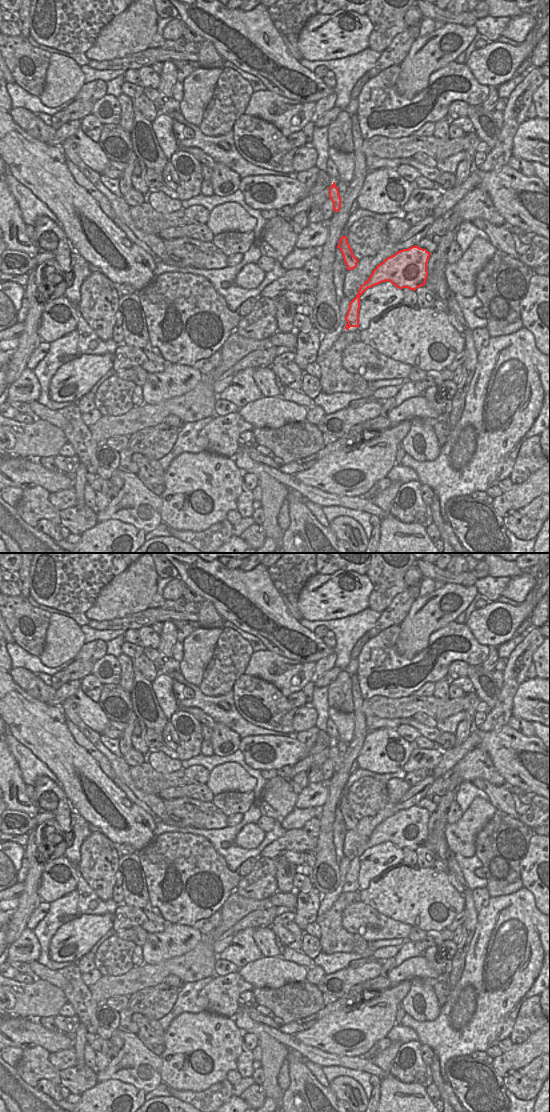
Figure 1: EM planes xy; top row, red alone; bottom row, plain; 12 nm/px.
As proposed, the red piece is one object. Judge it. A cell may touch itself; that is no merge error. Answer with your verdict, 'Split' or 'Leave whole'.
Leave whole

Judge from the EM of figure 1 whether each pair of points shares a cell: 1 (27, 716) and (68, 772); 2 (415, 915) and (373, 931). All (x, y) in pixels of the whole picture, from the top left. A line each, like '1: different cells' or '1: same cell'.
1: same cell
2: different cells

